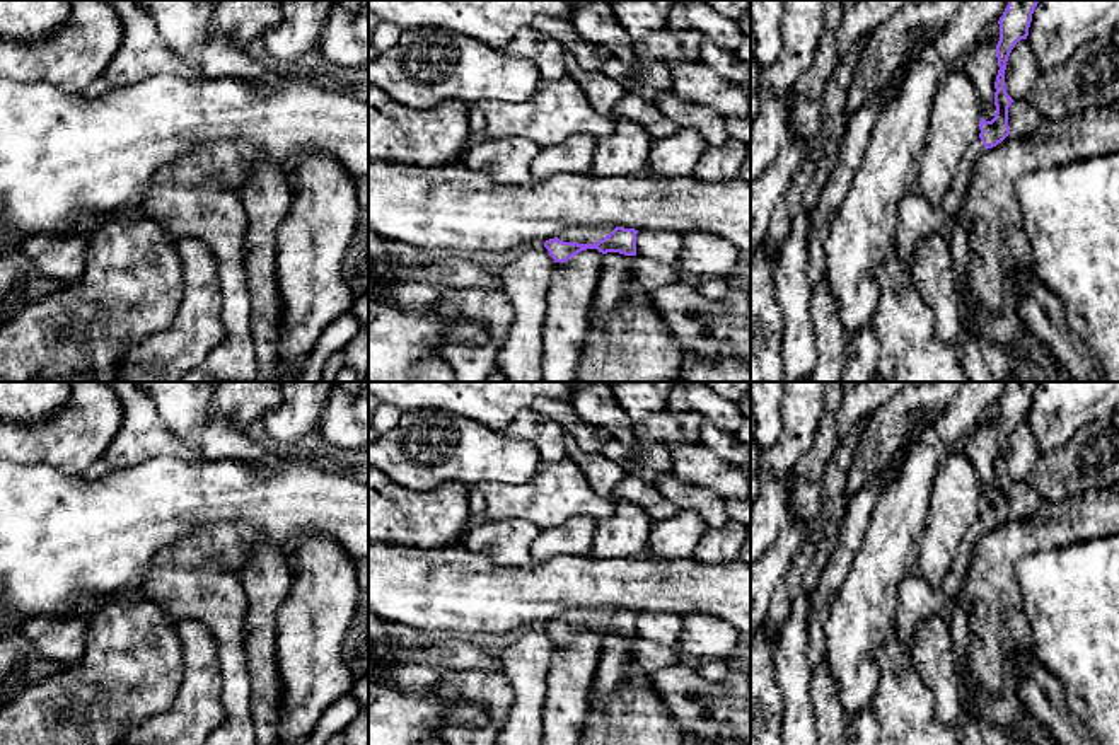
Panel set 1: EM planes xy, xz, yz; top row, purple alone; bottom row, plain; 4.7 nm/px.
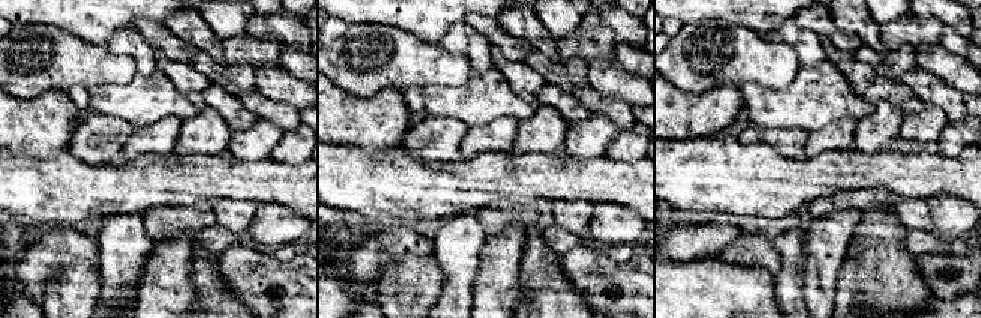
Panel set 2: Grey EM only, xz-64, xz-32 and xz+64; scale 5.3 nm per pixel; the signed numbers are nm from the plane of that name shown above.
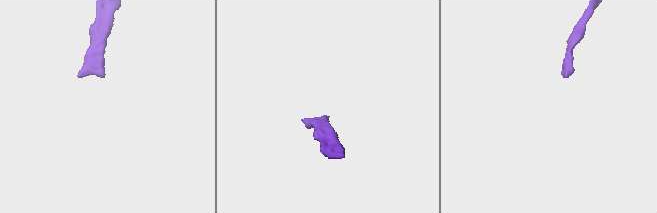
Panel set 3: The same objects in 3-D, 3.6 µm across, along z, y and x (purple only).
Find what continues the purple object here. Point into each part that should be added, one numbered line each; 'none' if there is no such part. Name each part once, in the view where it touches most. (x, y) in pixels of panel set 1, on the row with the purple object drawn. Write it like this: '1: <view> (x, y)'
1: xz (573, 234)

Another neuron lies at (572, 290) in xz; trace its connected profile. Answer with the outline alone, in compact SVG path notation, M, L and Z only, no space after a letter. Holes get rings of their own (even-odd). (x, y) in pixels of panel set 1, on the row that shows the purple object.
M587 249L566 263L556 263L542 327L544 382L575 382L602 257L597 249Z

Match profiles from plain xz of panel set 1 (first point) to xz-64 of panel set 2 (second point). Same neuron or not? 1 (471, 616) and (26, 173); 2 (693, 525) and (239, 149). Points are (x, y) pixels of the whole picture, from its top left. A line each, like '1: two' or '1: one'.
1: one
2: one

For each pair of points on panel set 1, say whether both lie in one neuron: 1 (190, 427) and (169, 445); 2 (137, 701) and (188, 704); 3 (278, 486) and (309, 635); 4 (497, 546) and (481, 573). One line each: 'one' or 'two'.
1: two
2: two
3: two
4: two

